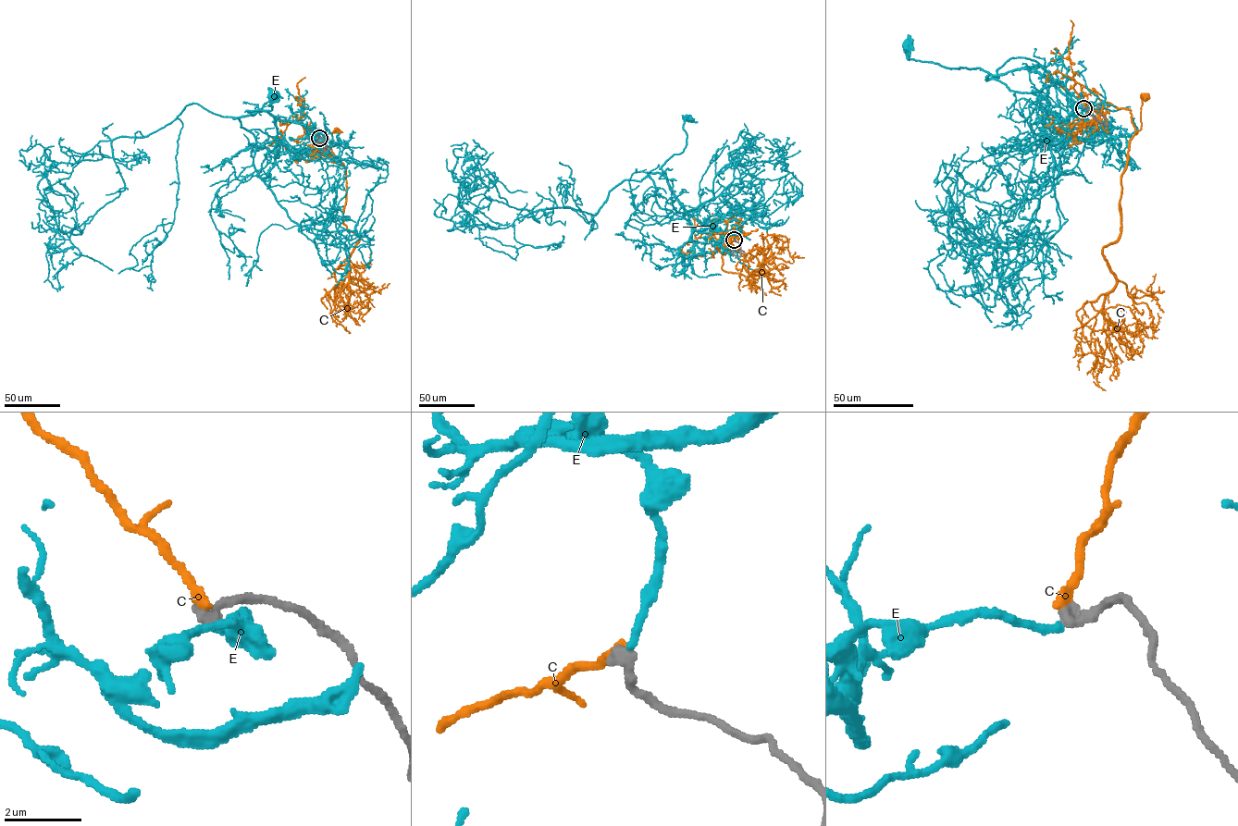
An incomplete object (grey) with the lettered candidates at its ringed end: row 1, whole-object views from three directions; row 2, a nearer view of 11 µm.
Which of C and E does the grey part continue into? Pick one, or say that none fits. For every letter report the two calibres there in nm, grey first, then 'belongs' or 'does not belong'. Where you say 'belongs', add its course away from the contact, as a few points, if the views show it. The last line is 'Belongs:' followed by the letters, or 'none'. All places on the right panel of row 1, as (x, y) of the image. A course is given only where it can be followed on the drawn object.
C: calibres 360 and 280 nm; does not belong
E: calibres 380 and 200 nm; belongs; course (1083, 108), (1074, 110), (1065, 85), (1033, 69), (992, 75), (979, 68), (949, 68), (908, 59), (908, 45)
Belongs: E

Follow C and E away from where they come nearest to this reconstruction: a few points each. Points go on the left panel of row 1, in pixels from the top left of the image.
C: (319, 138), (312, 129), (303, 127), (307, 138), (315, 140), (334, 155), (332, 132), (336, 129)
E: (320, 138), (316, 140), (298, 122), (281, 121), (267, 111), (253, 115), (246, 110), (270, 110), (274, 94)

